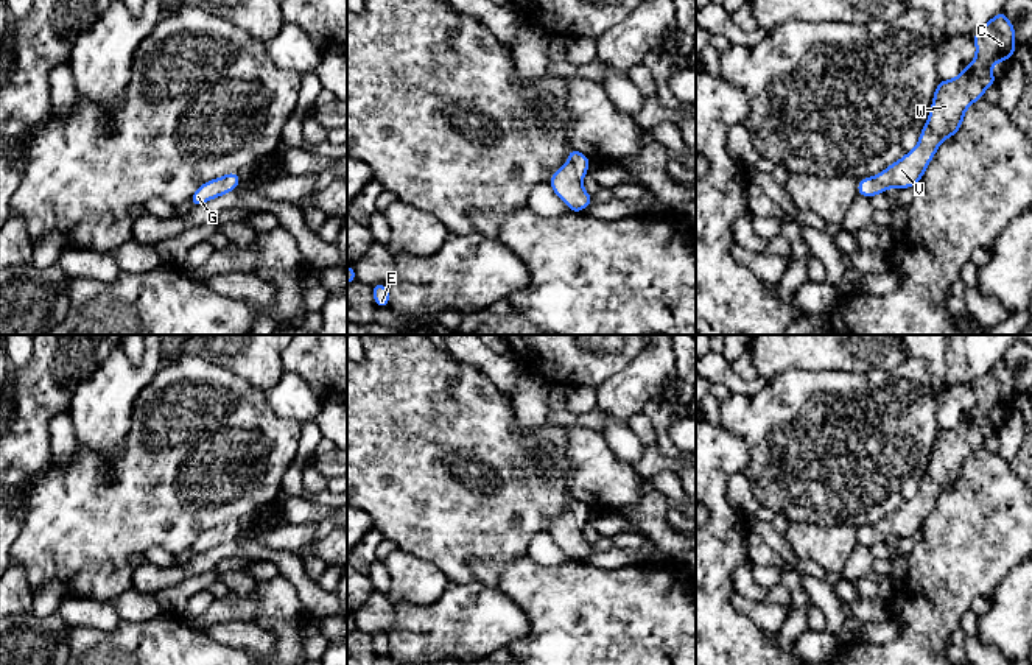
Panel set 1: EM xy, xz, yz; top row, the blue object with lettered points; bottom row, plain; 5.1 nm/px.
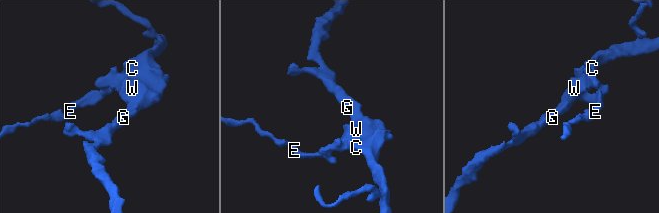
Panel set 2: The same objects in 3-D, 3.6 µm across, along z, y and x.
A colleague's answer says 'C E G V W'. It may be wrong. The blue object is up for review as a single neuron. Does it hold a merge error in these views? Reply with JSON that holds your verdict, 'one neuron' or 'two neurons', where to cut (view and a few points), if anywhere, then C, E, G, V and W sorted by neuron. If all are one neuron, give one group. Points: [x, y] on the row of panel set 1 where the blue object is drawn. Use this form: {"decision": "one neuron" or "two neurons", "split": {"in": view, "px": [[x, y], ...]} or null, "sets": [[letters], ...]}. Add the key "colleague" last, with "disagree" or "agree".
{"decision": "one neuron", "split": null, "sets": [["C", "E", "G", "V", "W"]], "colleague": "agree"}

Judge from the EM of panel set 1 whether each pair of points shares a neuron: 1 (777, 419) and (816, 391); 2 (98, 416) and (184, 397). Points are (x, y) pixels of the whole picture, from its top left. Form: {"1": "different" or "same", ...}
{"1": "same", "2": "different"}

